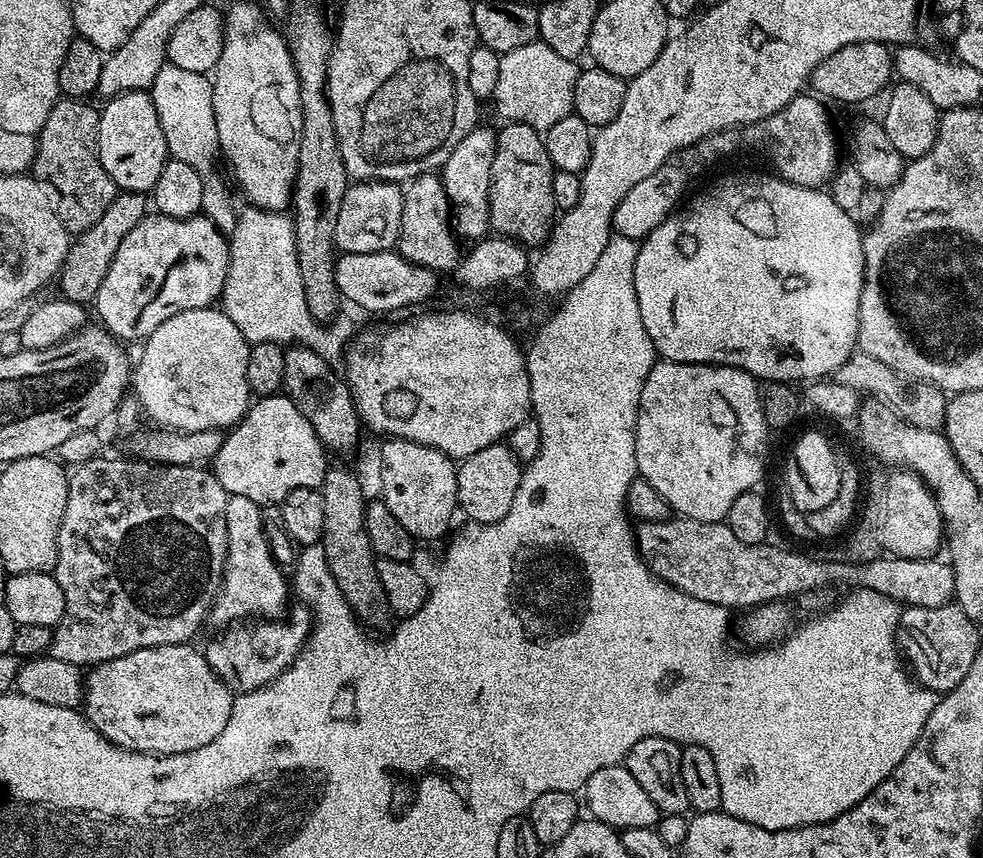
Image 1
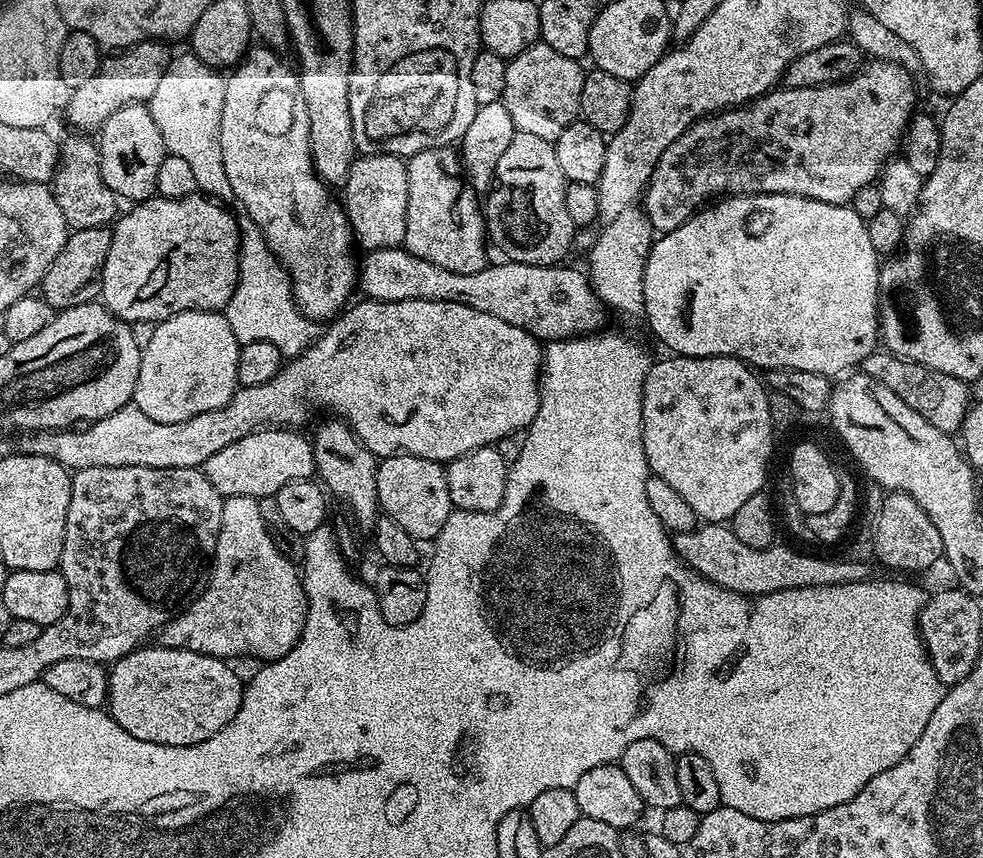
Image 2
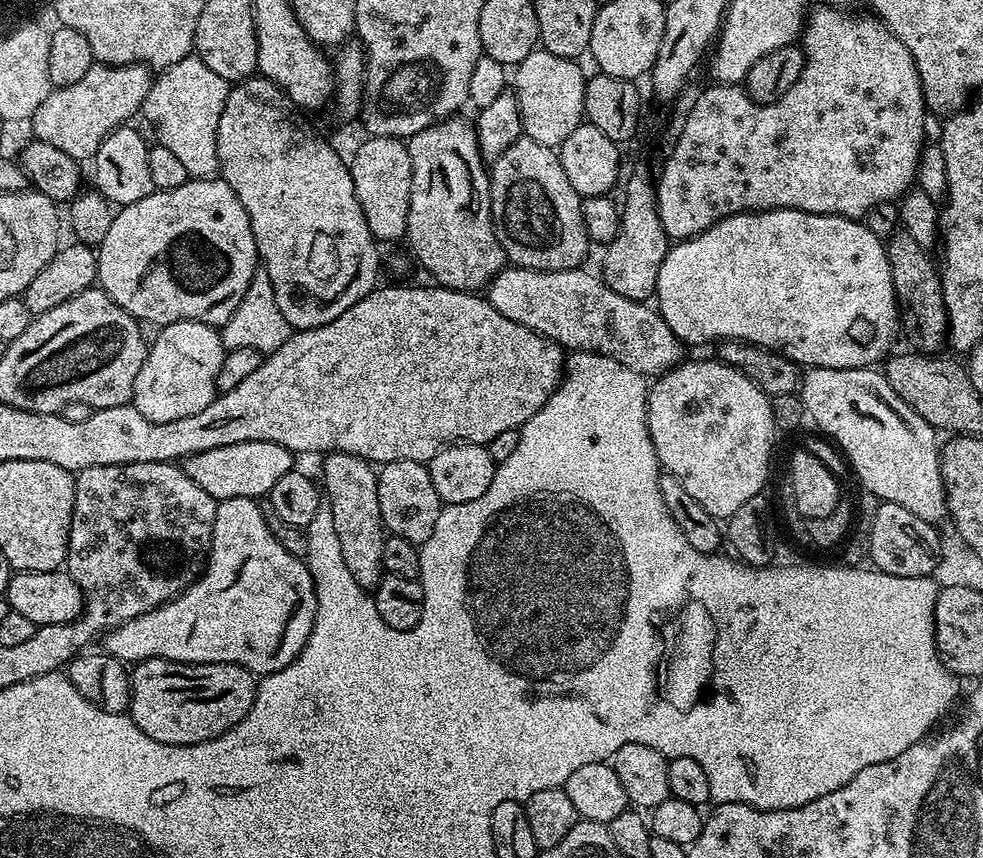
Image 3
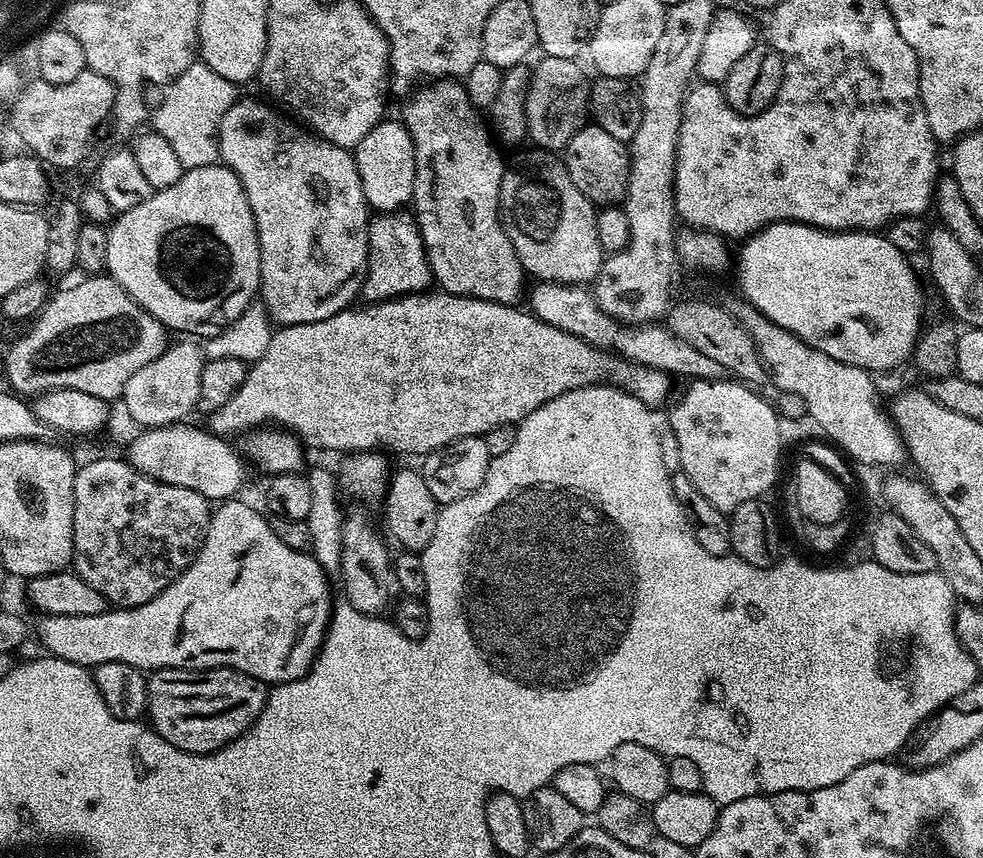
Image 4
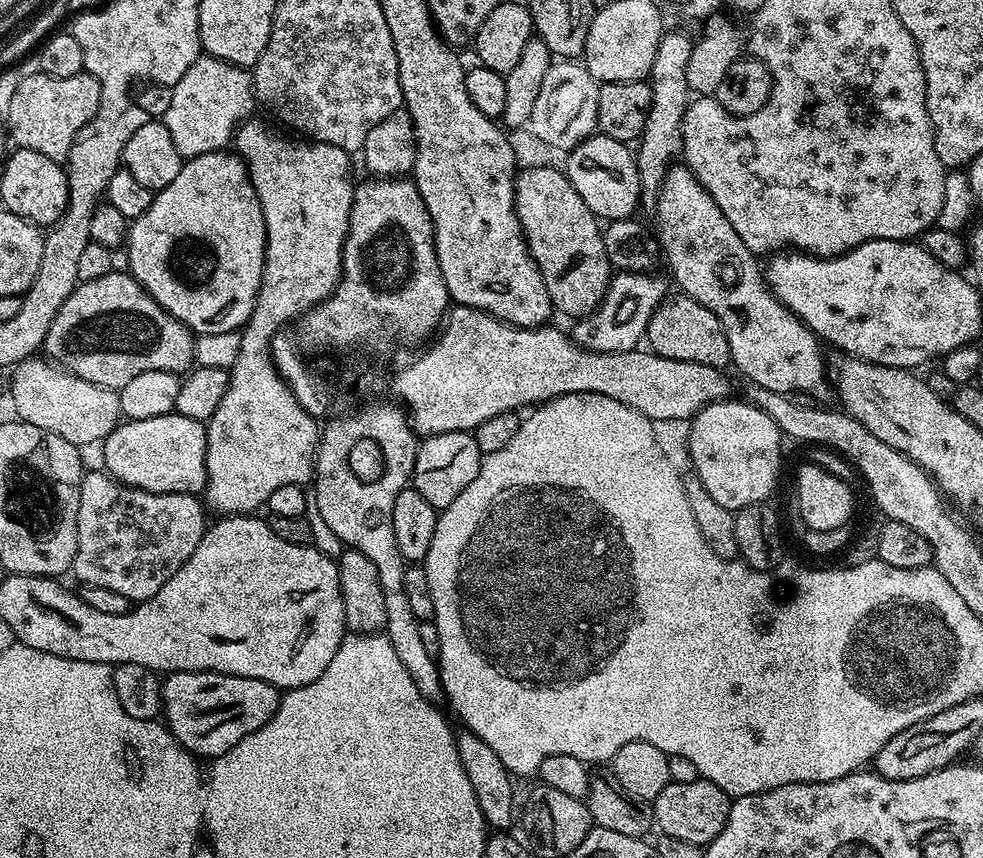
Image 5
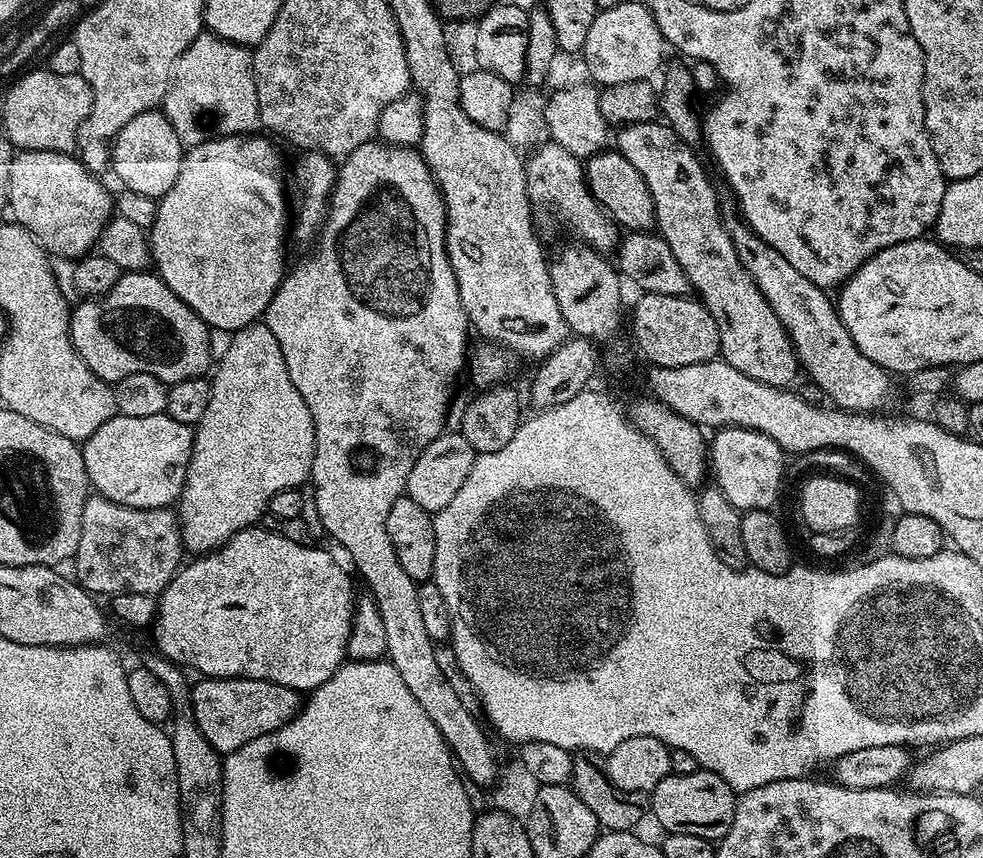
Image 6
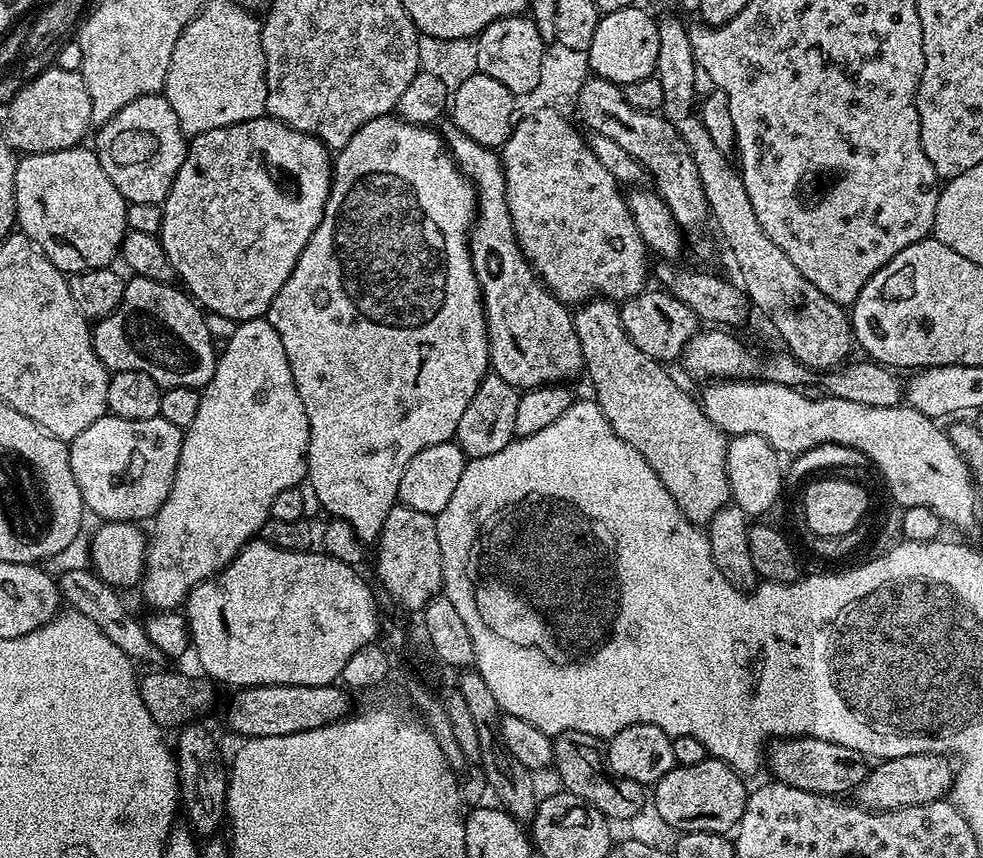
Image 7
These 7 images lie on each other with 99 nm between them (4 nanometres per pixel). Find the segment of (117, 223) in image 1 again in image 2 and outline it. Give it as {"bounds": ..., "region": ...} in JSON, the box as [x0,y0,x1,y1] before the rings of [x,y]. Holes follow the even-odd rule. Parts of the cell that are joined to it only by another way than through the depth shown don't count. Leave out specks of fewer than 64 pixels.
{"bounds":[38,227,111,310],"region":[[[111,227],[73,231],[66,246],[58,250],[58,258],[50,262],[50,270],[46,270],[46,274],[41,278],[38,285],[39,295],[43,296],[54,310],[93,303],[101,295],[100,279],[104,273],[106,254],[110,254],[111,241]]]}

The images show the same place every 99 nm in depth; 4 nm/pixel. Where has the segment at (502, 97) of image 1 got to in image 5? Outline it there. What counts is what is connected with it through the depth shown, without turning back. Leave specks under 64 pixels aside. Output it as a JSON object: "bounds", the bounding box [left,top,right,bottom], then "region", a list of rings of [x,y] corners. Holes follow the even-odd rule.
{"bounds":[530,58,600,150],"region":[[[572,58],[557,59],[550,70],[546,70],[542,90],[538,90],[530,121],[531,132],[547,144],[559,145],[563,150],[578,146],[597,131],[599,89],[600,84],[592,77],[590,70],[584,68],[583,63]]]}

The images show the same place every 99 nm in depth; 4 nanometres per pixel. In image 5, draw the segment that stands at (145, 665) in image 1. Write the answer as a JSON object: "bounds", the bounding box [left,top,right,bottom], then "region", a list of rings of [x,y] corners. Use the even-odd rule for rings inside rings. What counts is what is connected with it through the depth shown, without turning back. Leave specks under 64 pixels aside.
{"bounds":[160,672,281,758],"region":[[[174,672],[163,677],[160,690],[163,723],[196,758],[215,758],[238,746],[242,738],[274,718],[280,698],[281,693],[272,684],[221,672]]]}

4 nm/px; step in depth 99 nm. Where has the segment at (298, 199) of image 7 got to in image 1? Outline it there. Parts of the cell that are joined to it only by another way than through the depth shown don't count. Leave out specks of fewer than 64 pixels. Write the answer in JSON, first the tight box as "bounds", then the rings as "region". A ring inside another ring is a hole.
{"bounds":[94,214,229,342],"region":[[[159,214],[145,215],[144,220],[138,222],[138,226],[134,226],[134,230],[130,230],[130,234],[126,234],[126,238],[122,238],[122,246],[118,246],[118,254],[114,254],[114,262],[110,262],[110,270],[106,270],[106,278],[102,278],[102,286],[94,301],[96,312],[100,315],[99,323],[121,342],[129,342],[128,340],[143,342],[154,330],[158,330],[158,326],[162,326],[162,322],[166,322],[166,318],[174,318],[174,314],[178,314],[182,310],[194,310],[215,305],[221,299],[221,292],[226,282],[228,246],[229,237],[220,232],[218,226],[214,226],[214,222],[210,222],[210,218],[206,218],[202,214],[190,218],[170,218]]]}

